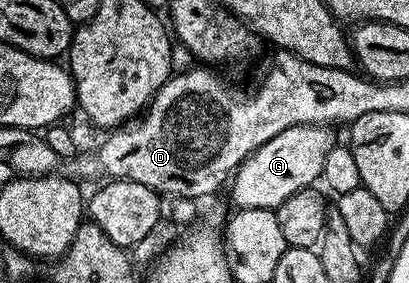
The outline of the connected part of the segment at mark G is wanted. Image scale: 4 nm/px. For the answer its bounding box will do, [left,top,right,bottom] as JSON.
[231,125,334,209]

